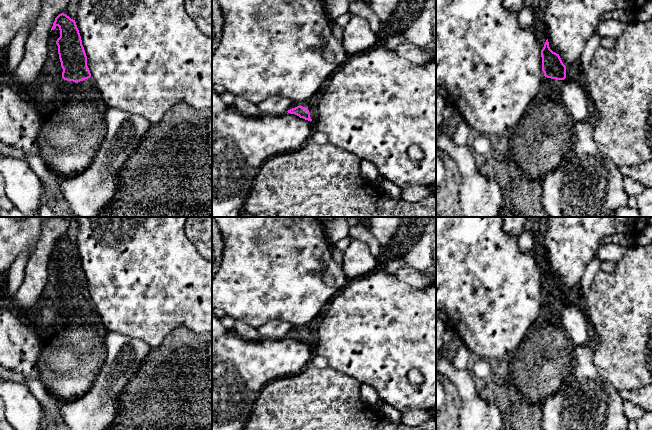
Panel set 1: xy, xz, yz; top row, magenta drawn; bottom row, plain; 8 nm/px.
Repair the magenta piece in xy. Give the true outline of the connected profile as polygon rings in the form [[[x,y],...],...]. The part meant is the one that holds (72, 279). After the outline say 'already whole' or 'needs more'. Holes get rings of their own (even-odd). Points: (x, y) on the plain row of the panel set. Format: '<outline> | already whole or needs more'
[[[61,237],[55,242],[51,255],[57,250],[60,261],[56,268],[67,320],[43,339],[44,346],[38,358],[39,379],[56,400],[71,401],[85,394],[99,374],[105,362],[105,339],[109,331],[87,290],[87,280],[75,244]]] | needs more

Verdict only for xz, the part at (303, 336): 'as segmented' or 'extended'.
extended

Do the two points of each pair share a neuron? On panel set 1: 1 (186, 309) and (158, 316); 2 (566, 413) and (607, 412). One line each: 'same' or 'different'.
1: same
2: same

